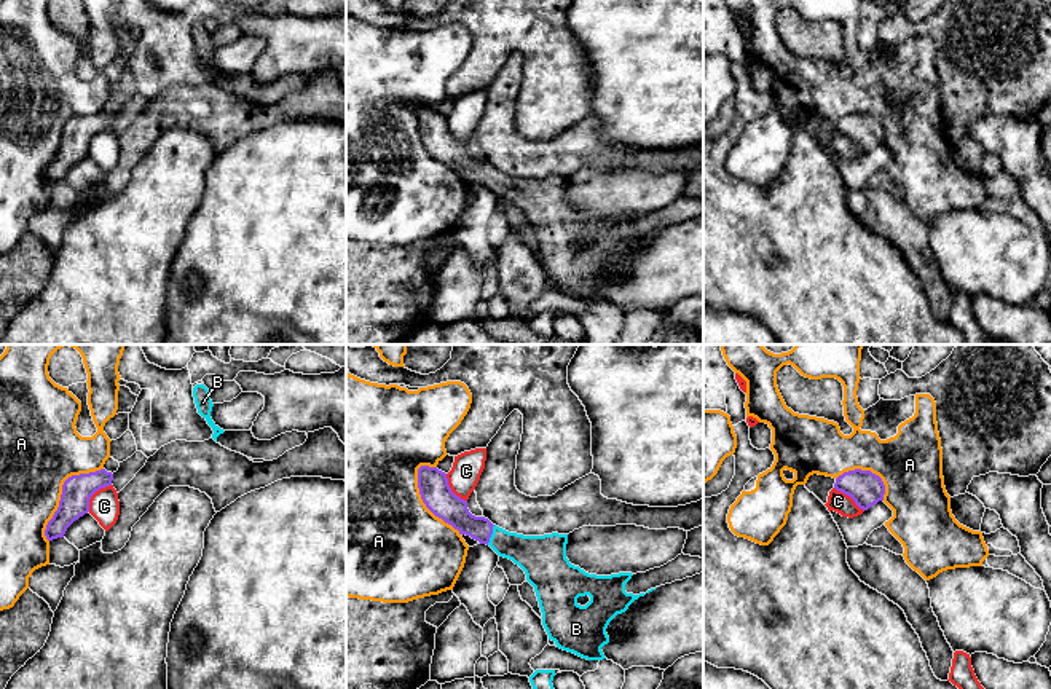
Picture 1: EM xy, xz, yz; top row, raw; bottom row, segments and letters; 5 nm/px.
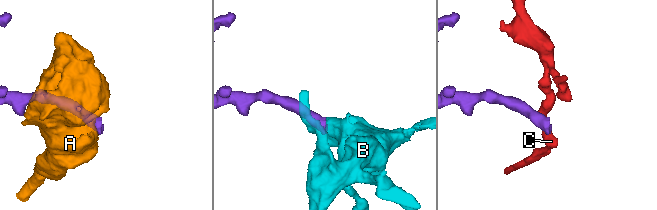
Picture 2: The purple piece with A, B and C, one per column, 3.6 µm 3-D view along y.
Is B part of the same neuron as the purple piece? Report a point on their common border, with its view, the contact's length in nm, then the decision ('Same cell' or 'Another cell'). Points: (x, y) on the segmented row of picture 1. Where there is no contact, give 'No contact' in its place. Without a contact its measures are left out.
Touches purple at xz (490, 535). Shared border 110 nm. Same cell

